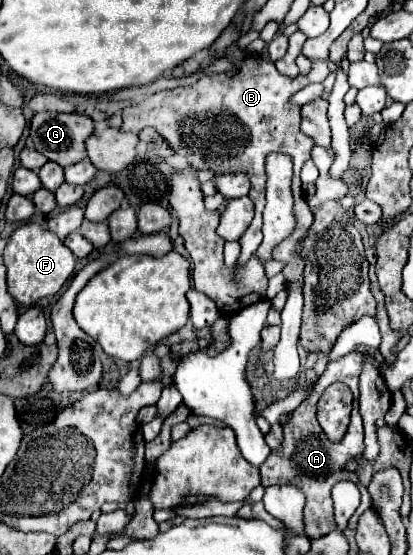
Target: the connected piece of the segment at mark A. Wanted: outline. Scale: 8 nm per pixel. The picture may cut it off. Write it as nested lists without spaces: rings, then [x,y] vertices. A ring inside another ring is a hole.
[[[359,347],[355,351],[351,351],[349,355],[333,361],[327,365],[325,373],[311,385],[307,399],[291,413],[289,421],[283,425],[283,443],[277,451],[271,451],[271,455],[267,457],[267,461],[259,467],[261,469],[261,479],[263,485],[293,485],[299,487],[307,499],[305,503],[305,511],[303,511],[303,521],[305,521],[305,535],[309,539],[315,537],[323,537],[327,533],[331,533],[335,529],[335,519],[333,519],[333,501],[331,501],[331,489],[335,483],[339,481],[353,481],[359,491],[361,491],[361,505],[357,507],[355,515],[349,519],[349,529],[357,527],[357,519],[359,515],[371,507],[371,497],[367,493],[367,489],[353,480],[353,473],[345,471],[345,463],[351,461],[353,457],[361,455],[365,449],[364,444],[364,427],[363,419],[359,415],[359,371],[361,371],[361,361],[365,353],[377,353],[377,367],[385,369],[383,365],[383,355],[375,349],[365,349]],[[335,381],[345,383],[347,387],[351,387],[355,399],[353,399],[353,413],[351,413],[351,423],[349,423],[349,431],[343,435],[343,439],[339,443],[329,441],[329,437],[321,431],[321,425],[317,423],[315,417],[315,405],[321,397],[321,393]]]

